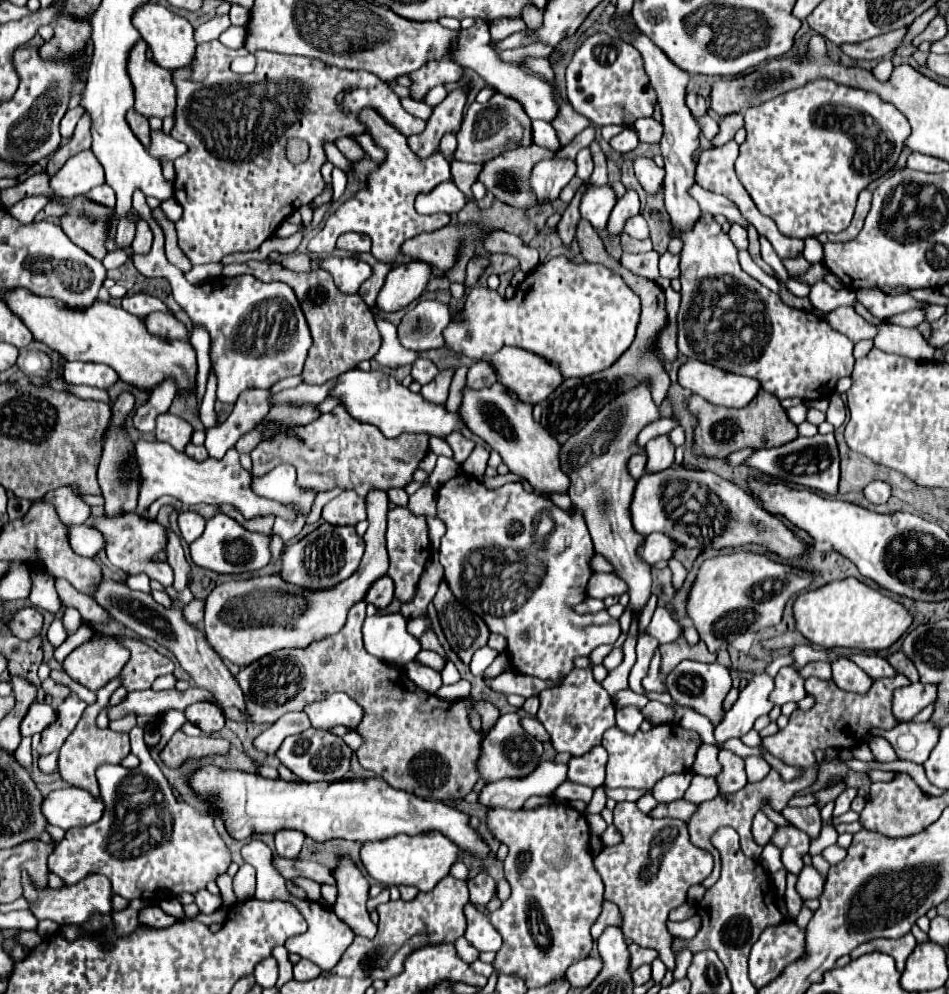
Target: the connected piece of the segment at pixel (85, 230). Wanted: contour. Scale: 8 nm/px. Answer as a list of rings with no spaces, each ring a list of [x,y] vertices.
[[[75,198],[69,206],[69,214],[61,218],[61,228],[69,236],[73,244],[89,252],[93,258],[103,260],[105,250],[105,234],[107,220],[111,216],[111,208],[93,204],[83,198]]]

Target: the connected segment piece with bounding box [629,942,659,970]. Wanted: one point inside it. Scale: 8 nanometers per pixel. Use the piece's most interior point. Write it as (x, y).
(639, 955)

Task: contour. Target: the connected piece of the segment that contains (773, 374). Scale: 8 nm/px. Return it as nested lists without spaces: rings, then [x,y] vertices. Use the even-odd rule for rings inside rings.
[[[703,214],[691,230],[677,230],[669,222],[669,234],[673,238],[683,240],[681,250],[681,308],[677,316],[679,336],[677,348],[687,358],[697,358],[699,362],[713,364],[725,372],[743,374],[757,378],[763,390],[775,394],[779,400],[783,398],[801,398],[801,400],[817,400],[829,398],[835,392],[835,384],[839,378],[849,376],[853,372],[853,342],[841,332],[833,330],[825,320],[815,318],[805,310],[797,310],[787,306],[777,294],[761,286],[753,276],[741,270],[739,260],[735,256],[735,246],[729,236],[721,230],[711,214]],[[713,290],[723,294],[713,308]]]

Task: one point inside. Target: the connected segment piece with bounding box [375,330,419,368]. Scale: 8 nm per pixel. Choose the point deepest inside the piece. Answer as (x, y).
(392, 354)

